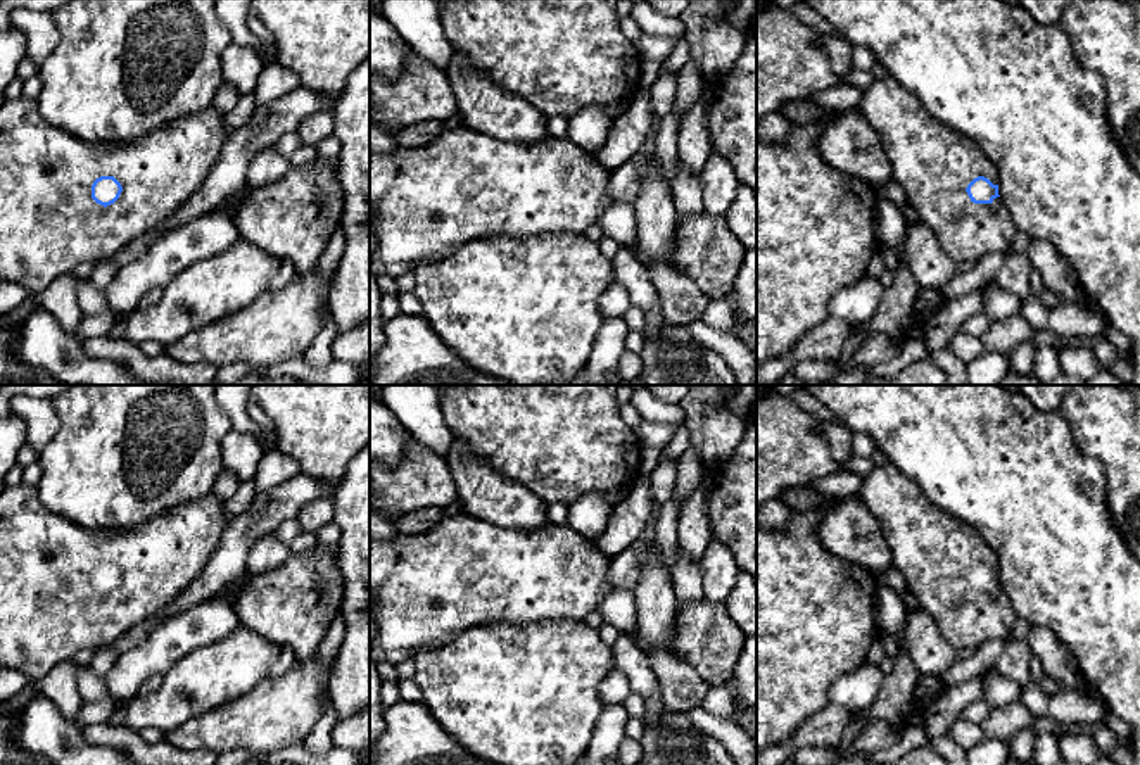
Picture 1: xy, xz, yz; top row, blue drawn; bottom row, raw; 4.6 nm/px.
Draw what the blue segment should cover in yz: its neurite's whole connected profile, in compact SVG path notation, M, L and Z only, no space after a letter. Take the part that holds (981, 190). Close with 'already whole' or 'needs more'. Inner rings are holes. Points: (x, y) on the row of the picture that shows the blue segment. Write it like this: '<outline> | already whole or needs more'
M891 76L874 79L857 111L876 131L893 178L919 221L934 233L955 262L974 264L988 254L1010 252L1017 228L1000 200L998 171L971 138L934 119L921 100Z | needs more

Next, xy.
M19 95L0 107L0 280L24 287L31 295L43 292L57 276L71 273L83 262L100 262L116 256L124 245L173 216L204 183L218 162L233 131L226 128L226 114L212 105L204 112L171 121L168 126L128 145L107 147L79 140L41 117L36 100Z | needs more

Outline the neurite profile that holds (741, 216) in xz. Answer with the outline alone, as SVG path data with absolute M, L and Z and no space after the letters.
M739 185L725 221L746 250L757 250L757 195L748 187Z

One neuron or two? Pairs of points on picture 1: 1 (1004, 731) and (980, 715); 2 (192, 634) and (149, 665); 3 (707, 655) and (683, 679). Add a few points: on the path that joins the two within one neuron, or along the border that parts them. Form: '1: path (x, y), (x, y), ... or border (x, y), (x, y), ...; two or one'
1: border (992, 708), (980, 726); two
2: path (182, 634), (159, 655); one
3: border (667, 651), (690, 663), (709, 686); two

